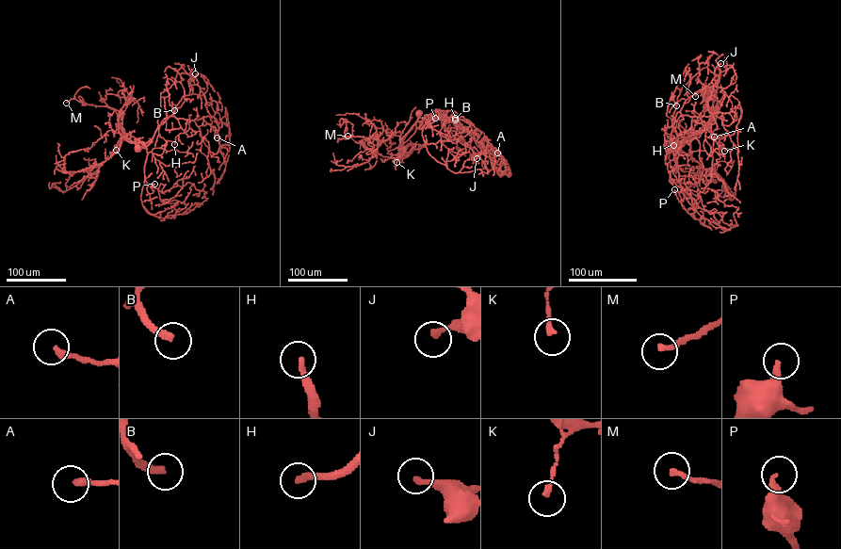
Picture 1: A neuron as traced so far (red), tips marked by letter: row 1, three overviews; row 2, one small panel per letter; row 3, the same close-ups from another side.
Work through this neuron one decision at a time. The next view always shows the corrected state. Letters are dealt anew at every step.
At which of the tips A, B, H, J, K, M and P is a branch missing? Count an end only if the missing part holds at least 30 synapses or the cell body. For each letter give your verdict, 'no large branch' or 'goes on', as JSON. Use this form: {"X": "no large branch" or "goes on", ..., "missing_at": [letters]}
{"A": "no large branch", "B": "goes on", "H": "goes on", "J": "no large branch", "K": "no large branch", "M": "no large branch", "P": "no large branch", "missing_at": ["B", "H"]}

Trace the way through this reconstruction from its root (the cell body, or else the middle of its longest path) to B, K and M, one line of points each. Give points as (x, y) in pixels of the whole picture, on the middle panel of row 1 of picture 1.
B: (419, 112), (415, 123), (422, 121), (425, 115), (435, 115), (447, 119), (457, 127), (453, 122), (455, 120)
K: (419, 112), (416, 122), (400, 141), (399, 150), (404, 153), (405, 149), (396, 162)
M: (419, 112), (416, 122), (400, 141), (399, 158), (382, 156), (347, 136)

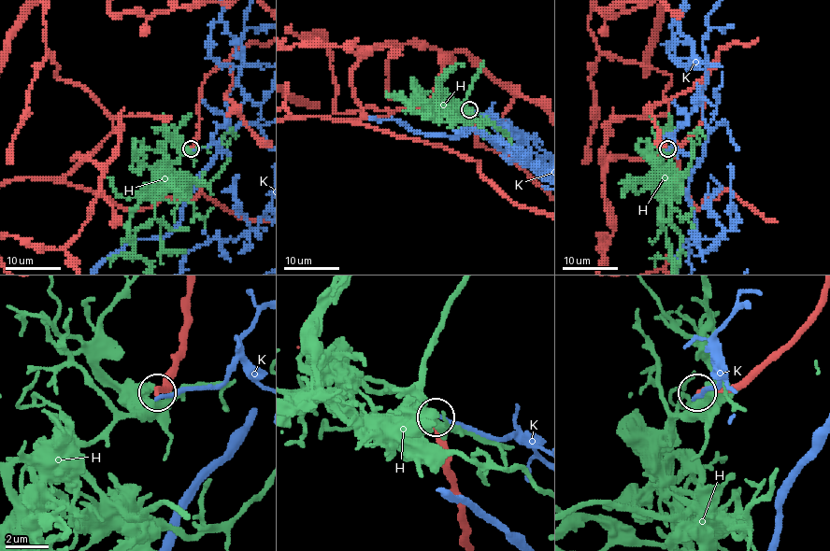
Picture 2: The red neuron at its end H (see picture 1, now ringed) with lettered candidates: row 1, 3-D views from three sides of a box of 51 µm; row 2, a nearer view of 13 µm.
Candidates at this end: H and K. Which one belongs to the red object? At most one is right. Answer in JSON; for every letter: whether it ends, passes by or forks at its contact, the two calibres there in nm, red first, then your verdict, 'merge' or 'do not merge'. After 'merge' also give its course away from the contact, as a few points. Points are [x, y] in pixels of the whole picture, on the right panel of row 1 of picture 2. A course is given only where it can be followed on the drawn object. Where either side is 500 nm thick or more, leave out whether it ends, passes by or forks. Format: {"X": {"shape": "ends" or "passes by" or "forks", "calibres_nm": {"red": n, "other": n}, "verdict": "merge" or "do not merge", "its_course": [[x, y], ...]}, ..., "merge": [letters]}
{"H": {"shape": "ends", "calibres_nm": {"red": 360, "other": 480}, "verdict": "do not merge"}, "K": {"shape": "ends", "calibres_nm": {"red": 280, "other": 190}, "verdict": "do not merge"}, "merge": []}

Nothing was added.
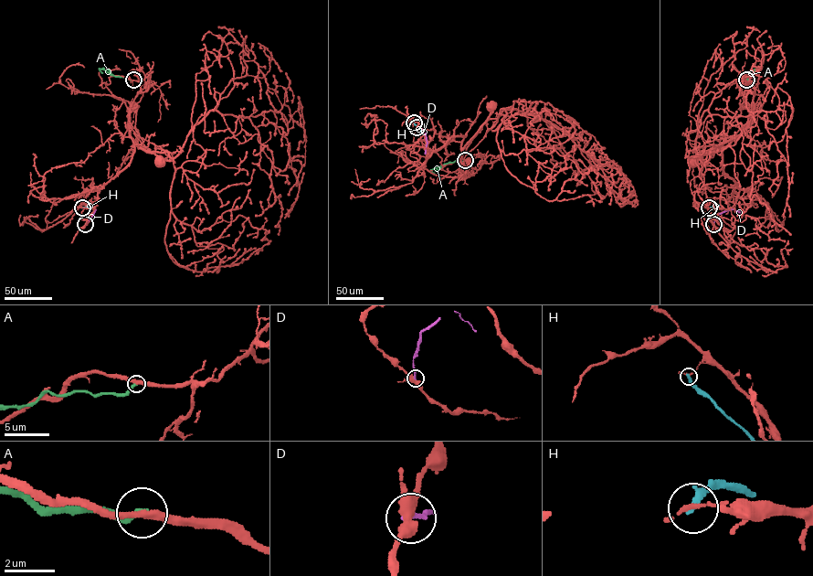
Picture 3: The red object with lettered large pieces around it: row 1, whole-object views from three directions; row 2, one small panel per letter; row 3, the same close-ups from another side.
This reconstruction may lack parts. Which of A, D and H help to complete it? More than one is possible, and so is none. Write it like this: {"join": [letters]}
{"join": []}

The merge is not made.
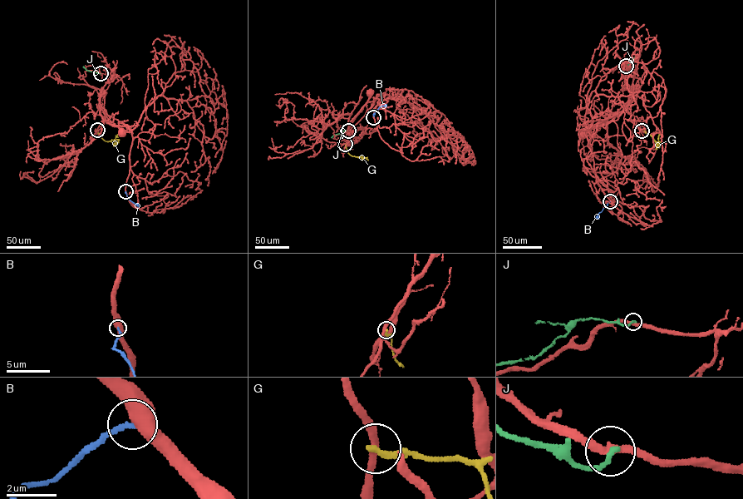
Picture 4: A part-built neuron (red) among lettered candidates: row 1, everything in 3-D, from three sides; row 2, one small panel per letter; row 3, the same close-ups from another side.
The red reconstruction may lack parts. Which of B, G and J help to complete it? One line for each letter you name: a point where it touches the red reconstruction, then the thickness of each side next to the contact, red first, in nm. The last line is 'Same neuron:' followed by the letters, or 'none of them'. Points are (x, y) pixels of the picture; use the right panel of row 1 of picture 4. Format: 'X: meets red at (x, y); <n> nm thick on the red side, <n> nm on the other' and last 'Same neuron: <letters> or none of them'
Same neuron: none of them

